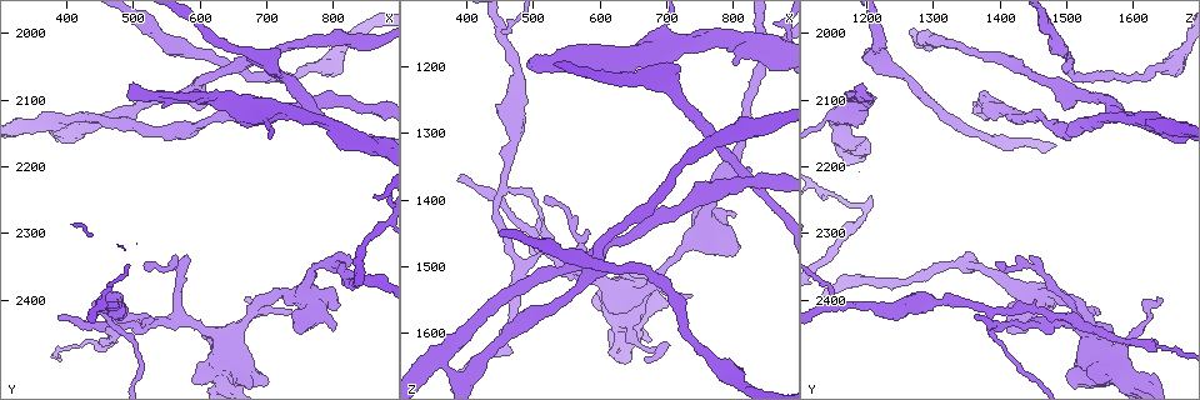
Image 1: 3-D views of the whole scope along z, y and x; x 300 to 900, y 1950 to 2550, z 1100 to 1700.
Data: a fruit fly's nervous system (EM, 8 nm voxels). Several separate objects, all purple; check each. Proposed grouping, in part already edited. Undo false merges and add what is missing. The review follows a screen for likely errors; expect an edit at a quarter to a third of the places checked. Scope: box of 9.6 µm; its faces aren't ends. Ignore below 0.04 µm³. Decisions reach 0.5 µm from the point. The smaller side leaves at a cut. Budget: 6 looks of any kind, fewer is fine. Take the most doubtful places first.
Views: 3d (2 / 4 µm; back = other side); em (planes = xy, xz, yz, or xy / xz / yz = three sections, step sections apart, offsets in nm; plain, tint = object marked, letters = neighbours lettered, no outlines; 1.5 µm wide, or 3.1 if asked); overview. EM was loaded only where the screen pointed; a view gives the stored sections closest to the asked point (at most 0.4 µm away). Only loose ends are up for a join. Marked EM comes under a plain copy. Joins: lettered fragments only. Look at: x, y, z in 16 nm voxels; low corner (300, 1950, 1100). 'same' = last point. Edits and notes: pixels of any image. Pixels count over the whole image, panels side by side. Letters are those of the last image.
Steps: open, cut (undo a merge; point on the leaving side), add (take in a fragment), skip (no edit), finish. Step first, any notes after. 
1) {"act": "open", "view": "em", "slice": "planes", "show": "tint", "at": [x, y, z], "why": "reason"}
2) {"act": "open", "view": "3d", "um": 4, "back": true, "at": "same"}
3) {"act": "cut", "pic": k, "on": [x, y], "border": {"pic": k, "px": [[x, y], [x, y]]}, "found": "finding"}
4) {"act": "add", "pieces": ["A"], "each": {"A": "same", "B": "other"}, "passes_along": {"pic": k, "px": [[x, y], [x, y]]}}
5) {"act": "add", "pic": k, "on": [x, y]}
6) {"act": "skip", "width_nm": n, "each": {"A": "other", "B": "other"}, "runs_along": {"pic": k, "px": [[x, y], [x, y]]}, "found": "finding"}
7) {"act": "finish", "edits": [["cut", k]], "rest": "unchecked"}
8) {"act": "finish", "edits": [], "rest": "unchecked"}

{"act": "open", "view": "3d", "um": 4, "at": [385, 2425, 1370], "why": "branch stops here"}

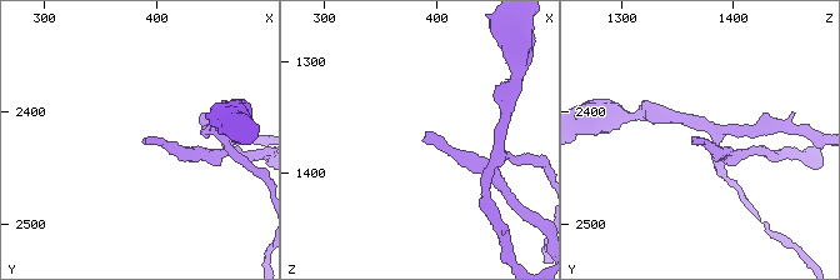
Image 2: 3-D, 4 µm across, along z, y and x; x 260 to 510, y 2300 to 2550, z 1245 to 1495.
{"act": "open", "view": "em", "slice": "planes", "show": "letters", "at": [390, 2430, 1374], "why": "now the EM"}

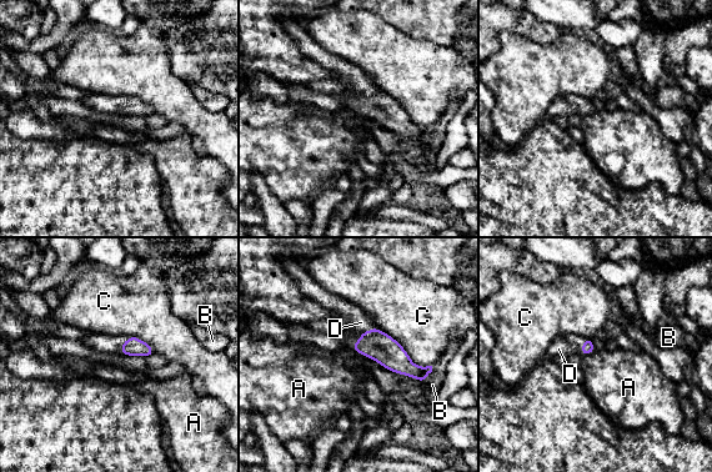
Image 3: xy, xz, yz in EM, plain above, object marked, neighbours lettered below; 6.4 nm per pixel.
{"act": "add", "pieces": ["D"], "each": {"A": "other", "B": "other", "C": "other", "D": "same"}, "found": "it goes on there"}

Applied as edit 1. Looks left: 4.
{"act": "open", "view": "3d", "um": 2, "at": [780, 2050, 1650], "why": "calibre changes"}

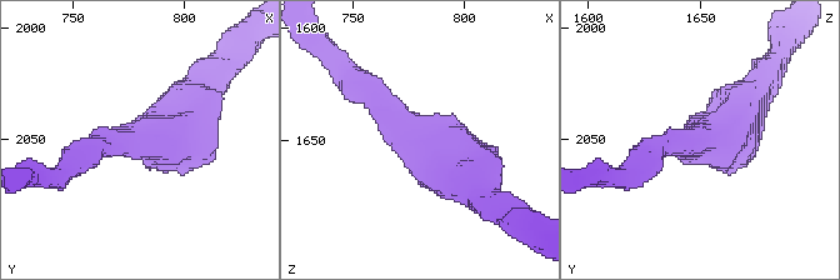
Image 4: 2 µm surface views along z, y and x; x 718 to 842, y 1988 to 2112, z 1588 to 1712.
{"act": "open", "view": "em", "slice": "planes", "show": "tint", "at": [776, 2051, 1647], "arm_widths_nm": [200, 280], "why": "need the tissue"}

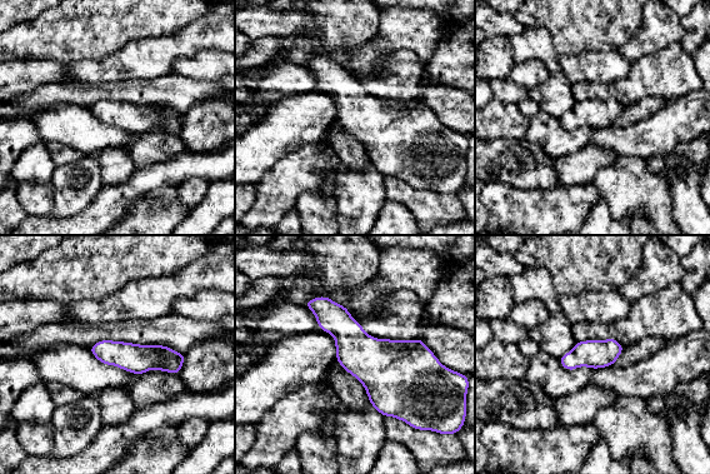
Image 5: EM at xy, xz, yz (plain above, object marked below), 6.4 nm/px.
{"act": "open", "view": "em", "slice": "planes", "show": "letters", "at": "same", "why": "see the neighbours"}

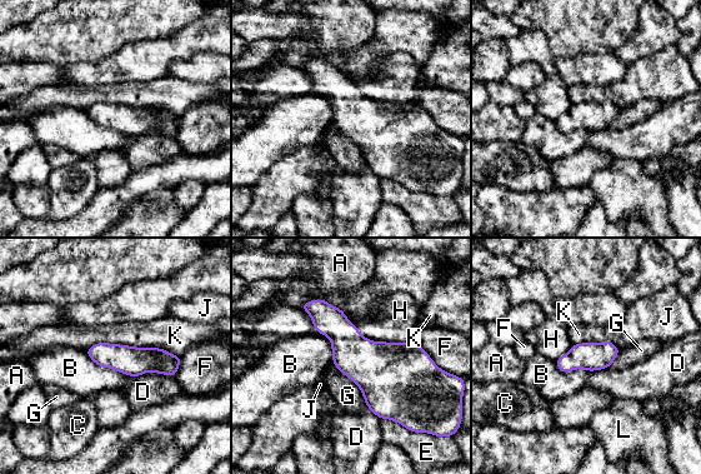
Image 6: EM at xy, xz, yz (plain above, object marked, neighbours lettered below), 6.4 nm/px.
{"act": "skip", "longest_contact_nm": ["K", 600], "each": {"A": "other", "B": "other", "C": "other", "D": "other", "E": "other", "F": "other", "G": "other", "H": "other", "J": "other", "K": "other", "L": "other"}, "border": {"pic": 6, "px": [[609, 367], [601, 370], [587, 372]]}, "found": "one cell here"}

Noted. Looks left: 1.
{"act": "finish", "edits": [["add", 3]], "rest": "unchecked"}

